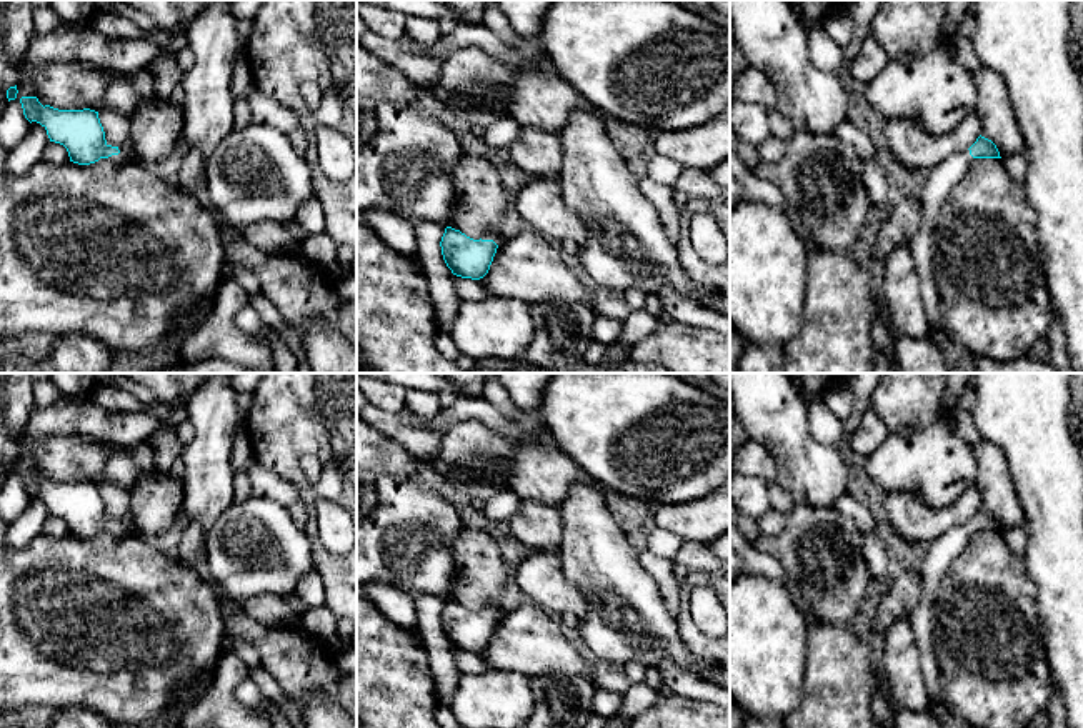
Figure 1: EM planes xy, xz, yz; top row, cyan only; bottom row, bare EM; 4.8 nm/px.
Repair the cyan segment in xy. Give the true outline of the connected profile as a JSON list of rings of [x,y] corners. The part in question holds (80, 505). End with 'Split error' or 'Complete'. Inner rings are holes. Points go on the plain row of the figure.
[[[22,470],[20,476],[25,491],[30,496],[40,496],[47,503],[50,515],[63,518],[73,536],[90,538],[100,531],[122,536],[132,530],[128,521],[107,516],[98,485],[95,483],[58,483],[50,478],[43,480],[37,470]]]. Split error

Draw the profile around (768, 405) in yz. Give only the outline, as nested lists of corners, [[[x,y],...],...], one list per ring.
[[[730,373],[730,403],[748,438],[768,448],[793,503],[835,508],[848,470],[836,446],[813,438],[795,381],[786,373]]]

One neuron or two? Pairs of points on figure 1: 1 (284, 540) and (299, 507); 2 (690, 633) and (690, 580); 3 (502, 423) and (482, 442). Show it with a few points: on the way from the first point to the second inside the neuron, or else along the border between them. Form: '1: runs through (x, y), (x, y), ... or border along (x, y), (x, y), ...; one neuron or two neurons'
1: border along (285, 507), (290, 518), (302, 528); two neurons
2: runs through (685, 620), (685, 593); one neuron
3: border along (457, 422), (484, 422), (517, 438); two neurons

